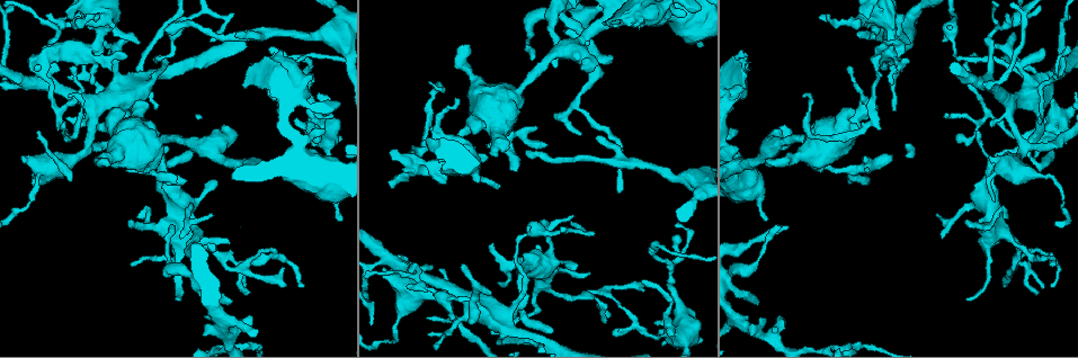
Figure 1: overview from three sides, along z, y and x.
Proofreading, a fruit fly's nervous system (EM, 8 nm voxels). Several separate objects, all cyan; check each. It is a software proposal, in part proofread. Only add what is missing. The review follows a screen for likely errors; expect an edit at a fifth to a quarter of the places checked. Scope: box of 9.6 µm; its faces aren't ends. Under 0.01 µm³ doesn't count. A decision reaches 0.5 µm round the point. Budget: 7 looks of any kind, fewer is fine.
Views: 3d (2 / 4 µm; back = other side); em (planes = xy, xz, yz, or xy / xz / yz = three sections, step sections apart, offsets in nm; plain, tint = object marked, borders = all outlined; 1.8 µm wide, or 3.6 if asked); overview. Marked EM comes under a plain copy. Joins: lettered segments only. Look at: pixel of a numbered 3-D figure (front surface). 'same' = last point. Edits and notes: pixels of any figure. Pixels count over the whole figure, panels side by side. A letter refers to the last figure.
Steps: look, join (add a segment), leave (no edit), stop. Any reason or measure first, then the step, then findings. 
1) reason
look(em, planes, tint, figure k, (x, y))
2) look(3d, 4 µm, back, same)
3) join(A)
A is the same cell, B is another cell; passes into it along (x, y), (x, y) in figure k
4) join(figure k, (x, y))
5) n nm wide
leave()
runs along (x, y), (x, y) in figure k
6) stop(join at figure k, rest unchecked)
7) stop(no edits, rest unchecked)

free end
look(em, planes, borders, figure 1, (1046, 122))

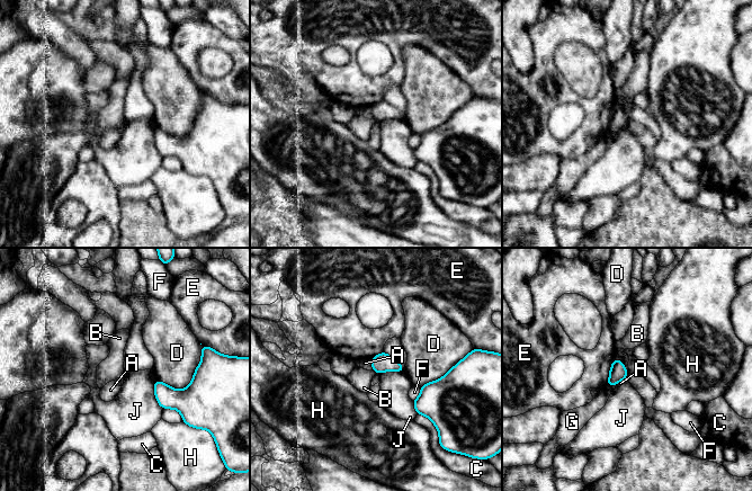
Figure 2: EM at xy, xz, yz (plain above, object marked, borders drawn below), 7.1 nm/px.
120 nm wide
leave()
A, B, C, D, E, F, G, H and J are other cells; border along (615, 357), (621, 362), (628, 373) in figure 2; none of them fits

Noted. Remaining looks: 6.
an open end
look(3d, 4 µm, back, figure 1, (677, 235))

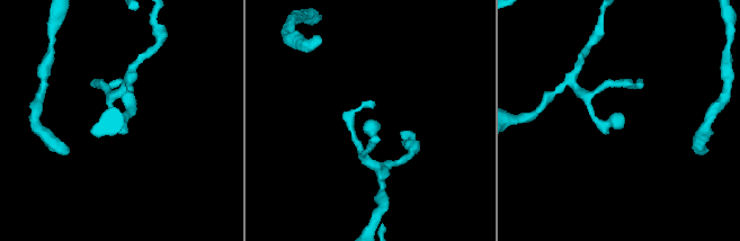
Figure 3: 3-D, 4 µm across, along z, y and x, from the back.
look(em, planes, borders, figure 3, (368, 119))

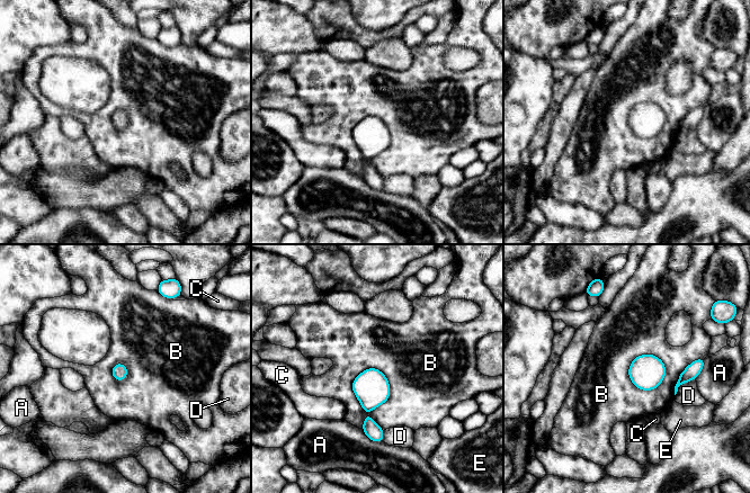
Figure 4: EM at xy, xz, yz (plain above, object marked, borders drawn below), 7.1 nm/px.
leave()
A, B, C, D and E are other cells; border along (369, 367), (351, 390), (383, 430) in figure 4; none of them fits

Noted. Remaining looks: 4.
branch point
look(em, planes, borders, figure 1, (87, 46))

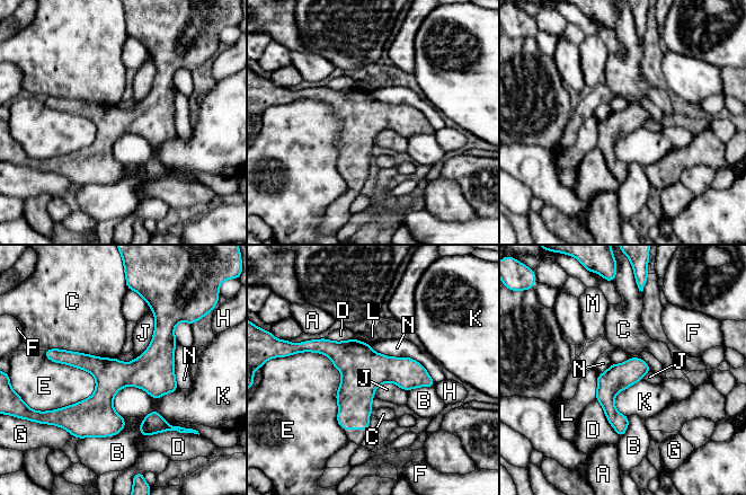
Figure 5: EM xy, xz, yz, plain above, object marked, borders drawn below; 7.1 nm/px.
190 nm wide; N touches over 550 nm
leave()
A, B, C, D, E, F, G, H, J, K, L, M and N are other cells; none of them fits

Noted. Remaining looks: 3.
stop(no edits, rest unchecked)

